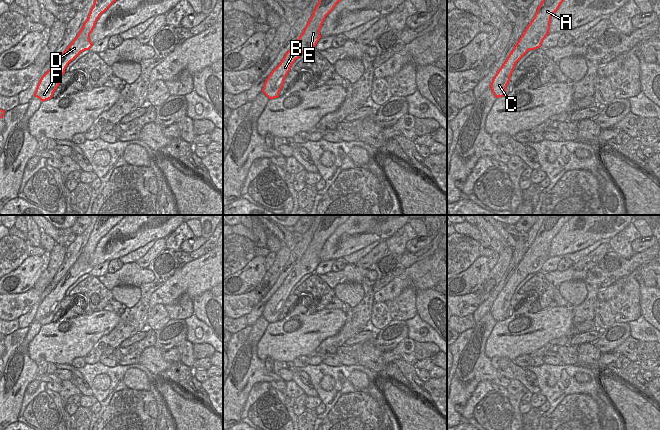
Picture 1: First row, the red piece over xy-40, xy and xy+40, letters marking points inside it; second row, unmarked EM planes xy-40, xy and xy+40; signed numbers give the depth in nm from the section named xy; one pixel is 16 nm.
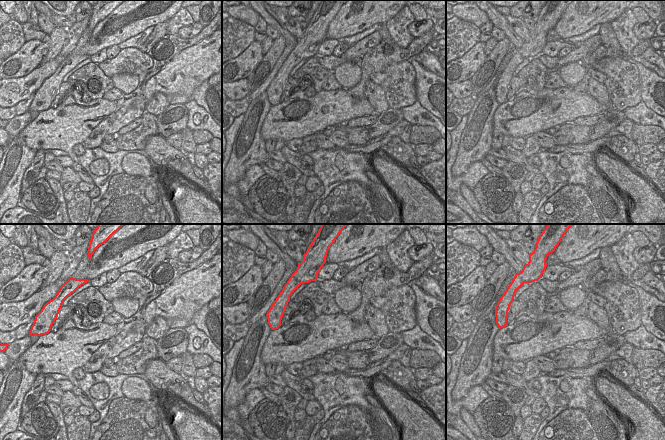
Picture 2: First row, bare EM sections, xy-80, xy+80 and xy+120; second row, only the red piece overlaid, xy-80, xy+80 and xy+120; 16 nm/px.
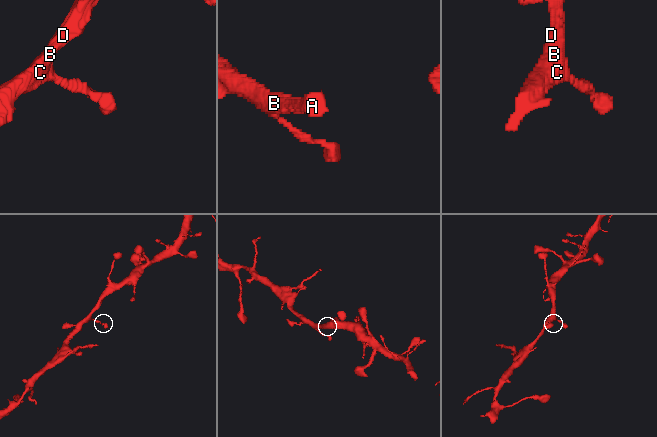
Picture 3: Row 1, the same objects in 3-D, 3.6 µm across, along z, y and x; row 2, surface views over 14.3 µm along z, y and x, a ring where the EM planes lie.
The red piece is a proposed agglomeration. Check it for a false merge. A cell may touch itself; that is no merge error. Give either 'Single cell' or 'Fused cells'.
Single cell.

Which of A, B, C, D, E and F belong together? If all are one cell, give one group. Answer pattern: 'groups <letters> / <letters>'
groups A B C D E F

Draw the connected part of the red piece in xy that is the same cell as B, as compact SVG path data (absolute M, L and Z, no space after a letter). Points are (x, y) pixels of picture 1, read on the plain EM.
M323 215L313 238L300 261L294 265L280 288L266 303L262 316L269 322L279 321L285 302L292 288L301 278L315 270L321 262L320 253L326 240L334 233L338 226L344 223L351 215Z

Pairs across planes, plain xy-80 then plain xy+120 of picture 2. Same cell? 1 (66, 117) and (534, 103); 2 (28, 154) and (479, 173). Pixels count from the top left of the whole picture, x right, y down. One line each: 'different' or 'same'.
1: same
2: different

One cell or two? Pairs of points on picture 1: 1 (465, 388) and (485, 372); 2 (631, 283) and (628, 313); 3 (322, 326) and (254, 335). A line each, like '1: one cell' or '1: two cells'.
1: one cell
2: one cell
3: two cells

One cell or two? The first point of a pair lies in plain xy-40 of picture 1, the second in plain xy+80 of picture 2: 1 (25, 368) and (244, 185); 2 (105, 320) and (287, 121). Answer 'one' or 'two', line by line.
1: two
2: one

